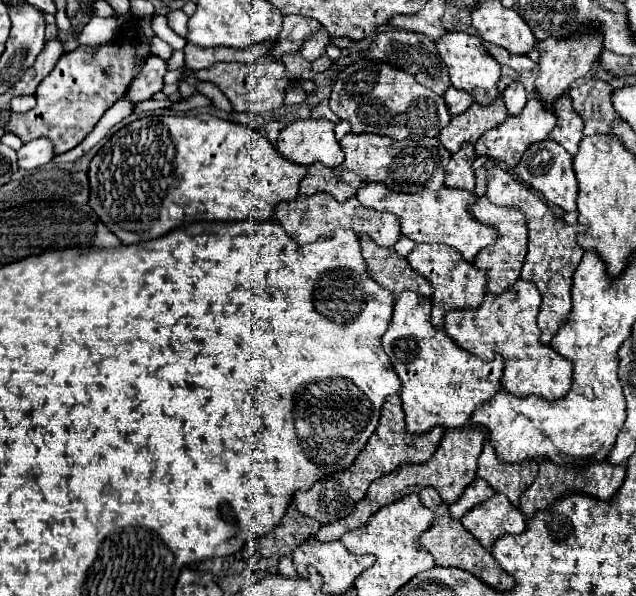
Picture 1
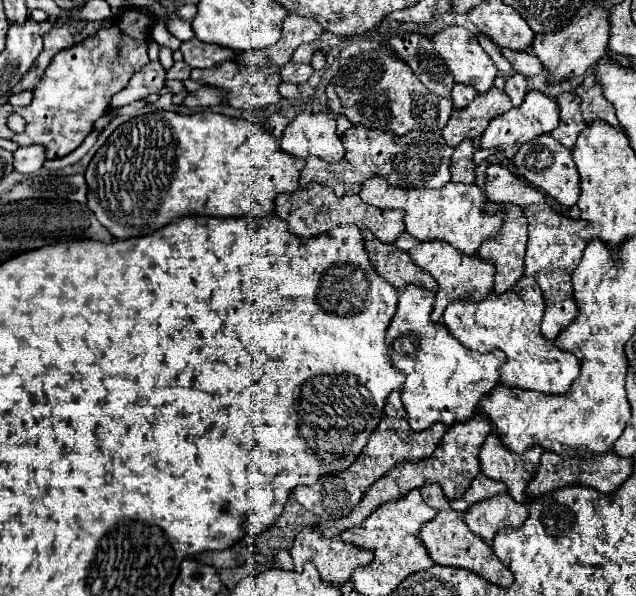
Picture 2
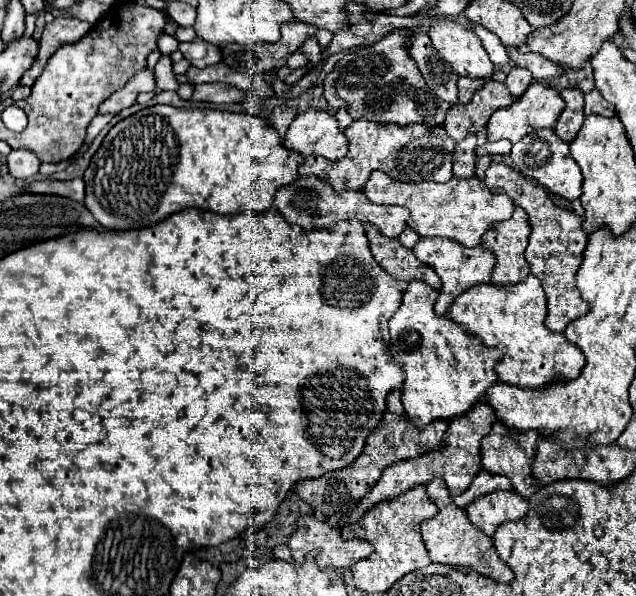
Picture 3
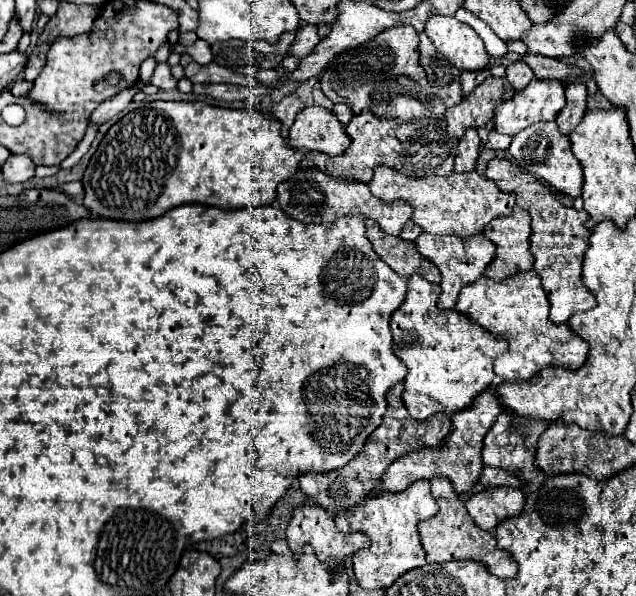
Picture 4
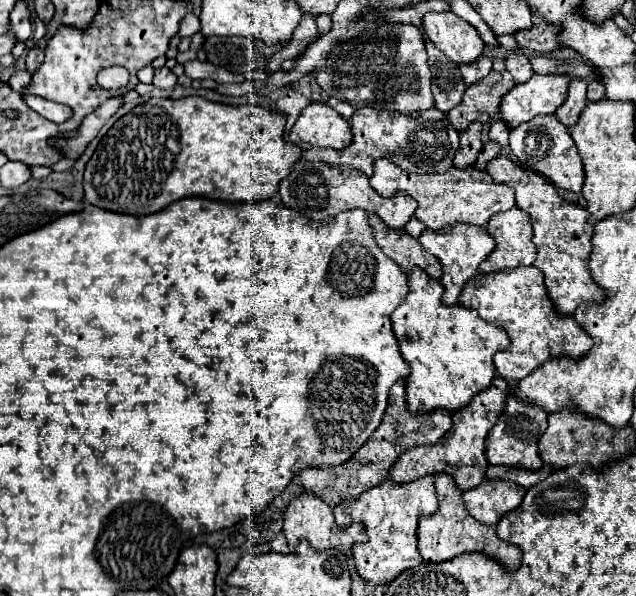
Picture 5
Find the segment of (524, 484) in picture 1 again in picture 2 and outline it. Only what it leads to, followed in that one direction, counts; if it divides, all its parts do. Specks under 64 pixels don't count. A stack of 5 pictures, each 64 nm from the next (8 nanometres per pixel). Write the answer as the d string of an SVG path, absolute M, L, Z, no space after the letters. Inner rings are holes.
M492 432L480 450L480 472L496 482L506 484L506 492L520 504L526 504L524 490L528 482L534 478L540 464L542 450L530 450L528 454L508 454L504 446L500 446L500 438Z

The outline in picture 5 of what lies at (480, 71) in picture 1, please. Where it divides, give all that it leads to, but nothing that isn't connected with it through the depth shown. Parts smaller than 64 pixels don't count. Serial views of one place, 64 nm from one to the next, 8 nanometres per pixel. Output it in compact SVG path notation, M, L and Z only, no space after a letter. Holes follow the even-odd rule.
M452 12L426 14L424 34L456 64L472 64L482 56L484 50L484 42L476 28Z

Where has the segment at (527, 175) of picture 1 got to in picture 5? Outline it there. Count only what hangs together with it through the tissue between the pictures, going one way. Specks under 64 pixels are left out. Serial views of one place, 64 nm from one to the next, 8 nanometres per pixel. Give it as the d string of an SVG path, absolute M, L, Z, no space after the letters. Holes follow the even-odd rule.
M556 116L536 118L534 128L536 132L532 132L532 122L526 122L524 126L518 126L510 132L510 150L516 156L518 166L524 166L524 170L532 170L546 176L556 188L580 192L584 182L584 170L568 128L560 126Z

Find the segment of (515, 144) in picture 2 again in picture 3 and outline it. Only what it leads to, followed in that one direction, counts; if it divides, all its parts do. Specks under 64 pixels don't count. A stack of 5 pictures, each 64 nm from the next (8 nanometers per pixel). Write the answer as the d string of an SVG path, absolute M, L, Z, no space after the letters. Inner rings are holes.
M534 82L534 84L528 86L524 96L520 96L512 106L508 106L504 110L496 110L496 114L492 114L492 118L488 122L488 128L486 128L486 136L488 136L490 142L506 138L514 144L514 142L518 142L520 138L524 138L526 134L530 134L534 130L554 128L558 116L562 114L562 108L564 108L564 102L562 102L562 98L556 90Z

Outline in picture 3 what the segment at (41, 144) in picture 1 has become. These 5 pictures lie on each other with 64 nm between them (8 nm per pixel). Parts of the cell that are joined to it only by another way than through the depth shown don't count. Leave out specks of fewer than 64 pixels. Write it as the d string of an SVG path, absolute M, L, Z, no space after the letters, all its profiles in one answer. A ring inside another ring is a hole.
M12 150L8 154L8 168L14 178L30 178L38 172L40 160L30 150Z

